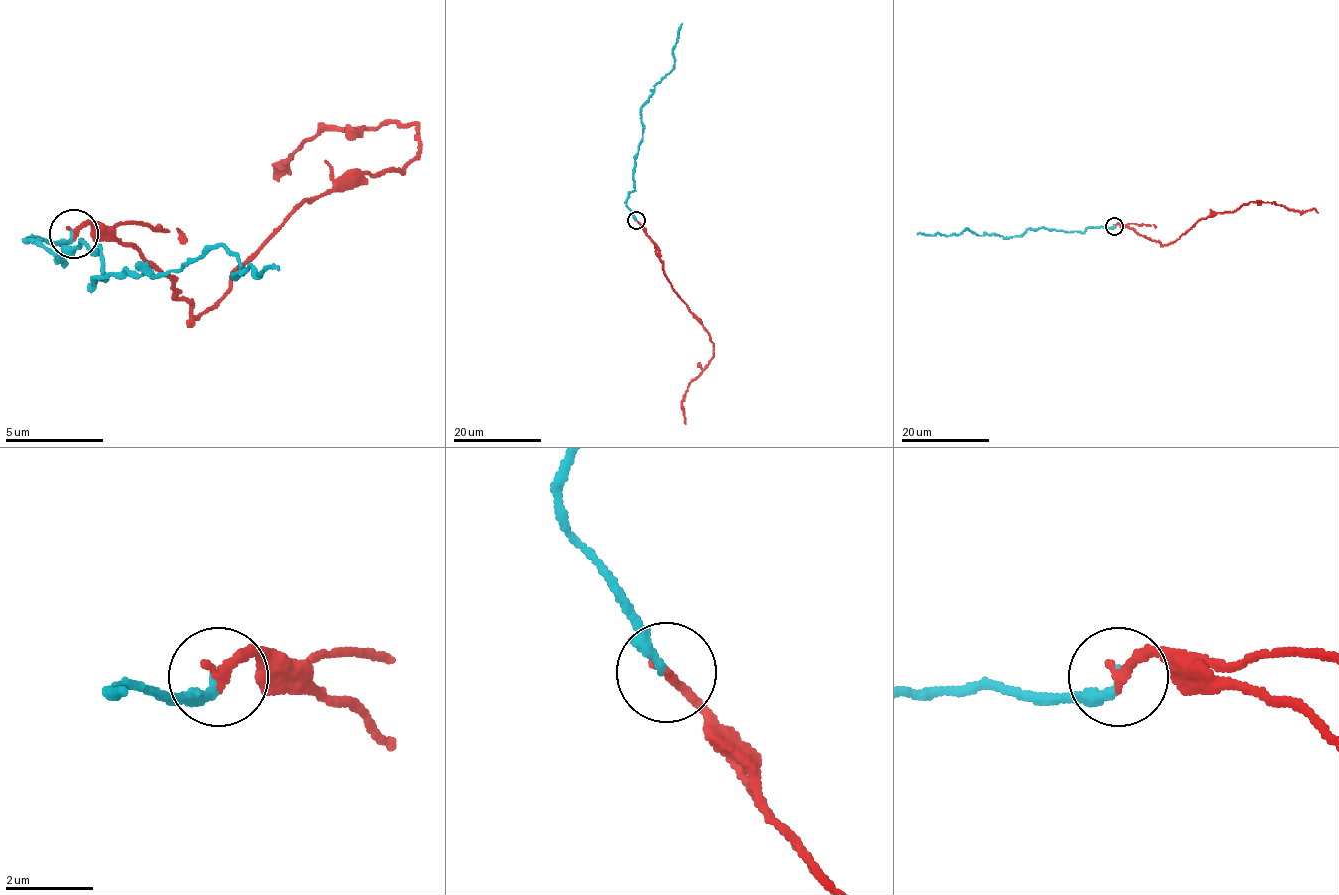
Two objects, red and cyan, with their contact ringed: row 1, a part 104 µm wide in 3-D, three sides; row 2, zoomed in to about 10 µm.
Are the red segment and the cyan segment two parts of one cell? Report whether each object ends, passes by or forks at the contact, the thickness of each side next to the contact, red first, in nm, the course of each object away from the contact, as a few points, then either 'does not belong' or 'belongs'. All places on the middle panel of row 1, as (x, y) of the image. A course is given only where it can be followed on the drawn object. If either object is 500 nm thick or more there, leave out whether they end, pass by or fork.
red ends | cyan ends | 240/240 nm | red via (637, 220), (658, 248), (668, 281), (709, 336), (714, 348), (709, 363), (688, 385), (682, 402), (685, 424) | cyan via (636, 220), (626, 199), (635, 189), (635, 155), (643, 128), (640, 110), (674, 65), (672, 49), (682, 23) | belongs

